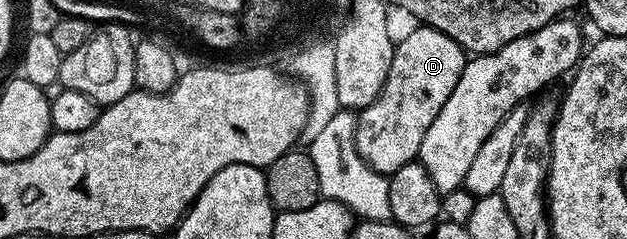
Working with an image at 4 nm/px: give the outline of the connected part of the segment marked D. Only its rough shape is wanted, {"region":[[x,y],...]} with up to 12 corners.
{"region":[[424,25],[394,46],[356,148],[386,177],[420,156],[467,52]]}

